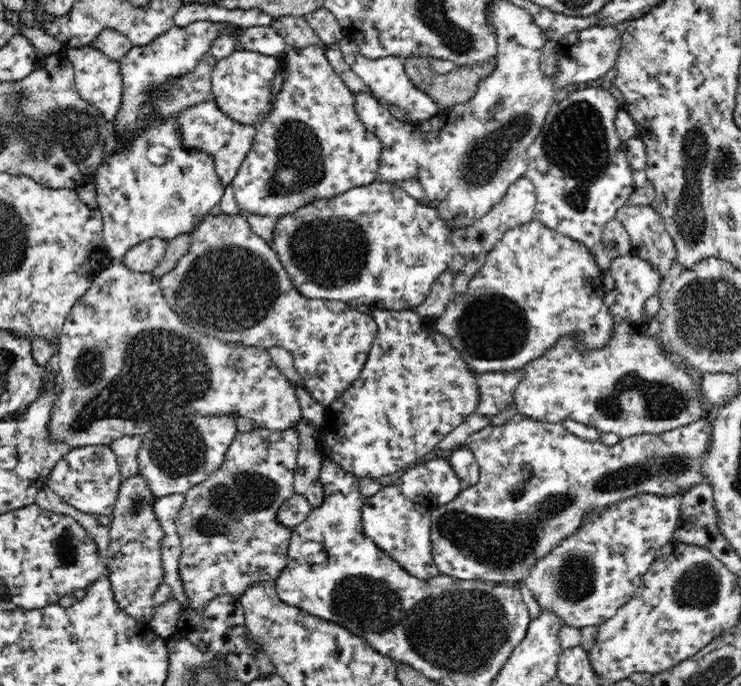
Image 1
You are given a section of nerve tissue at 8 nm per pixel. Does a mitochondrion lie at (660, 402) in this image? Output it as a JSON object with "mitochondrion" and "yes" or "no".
{"mitochondrion":"yes"}

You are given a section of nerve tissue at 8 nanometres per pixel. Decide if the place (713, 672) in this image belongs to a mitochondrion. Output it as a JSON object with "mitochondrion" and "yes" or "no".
{"mitochondrion":"yes"}

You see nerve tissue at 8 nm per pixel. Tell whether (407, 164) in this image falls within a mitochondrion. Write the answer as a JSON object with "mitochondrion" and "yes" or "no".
{"mitochondrion":"no"}

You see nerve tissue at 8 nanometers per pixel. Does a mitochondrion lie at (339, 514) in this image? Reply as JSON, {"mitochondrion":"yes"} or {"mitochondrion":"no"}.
{"mitochondrion":"no"}

